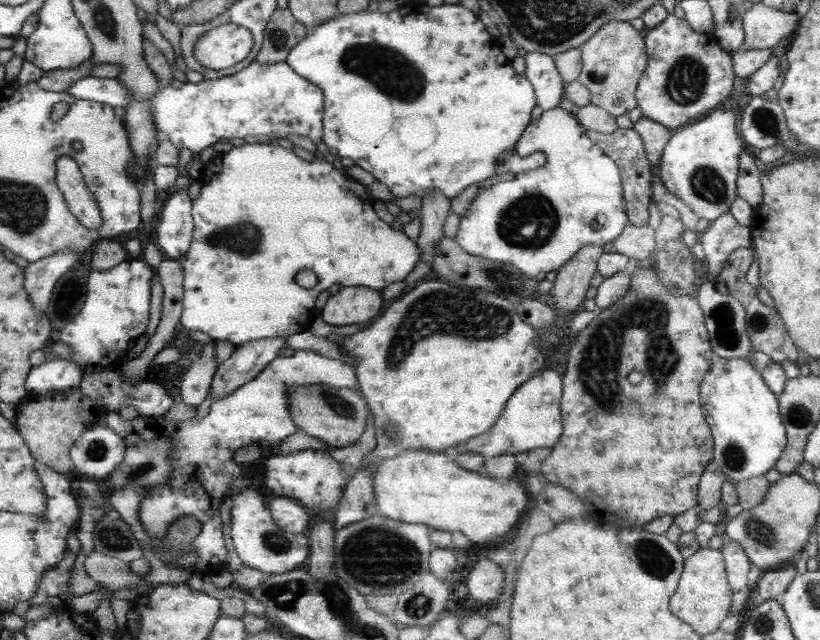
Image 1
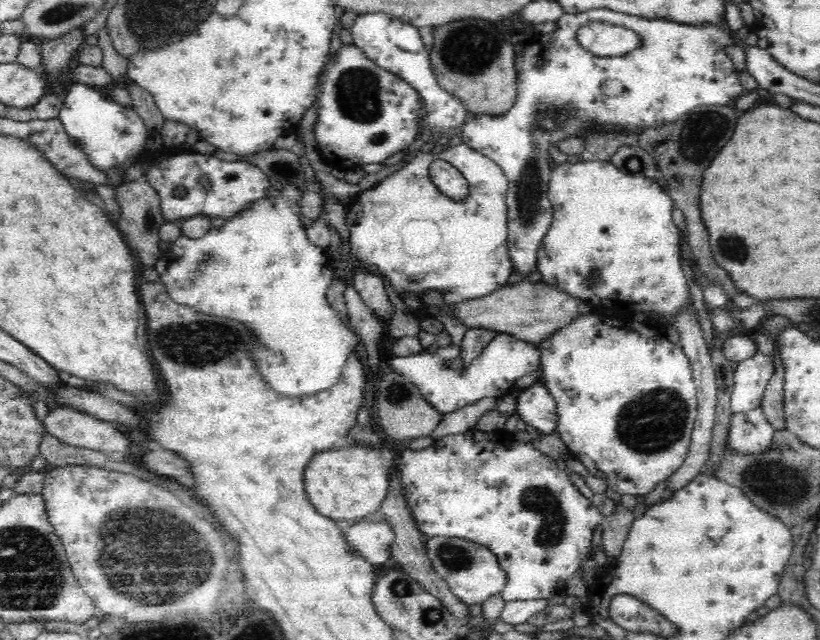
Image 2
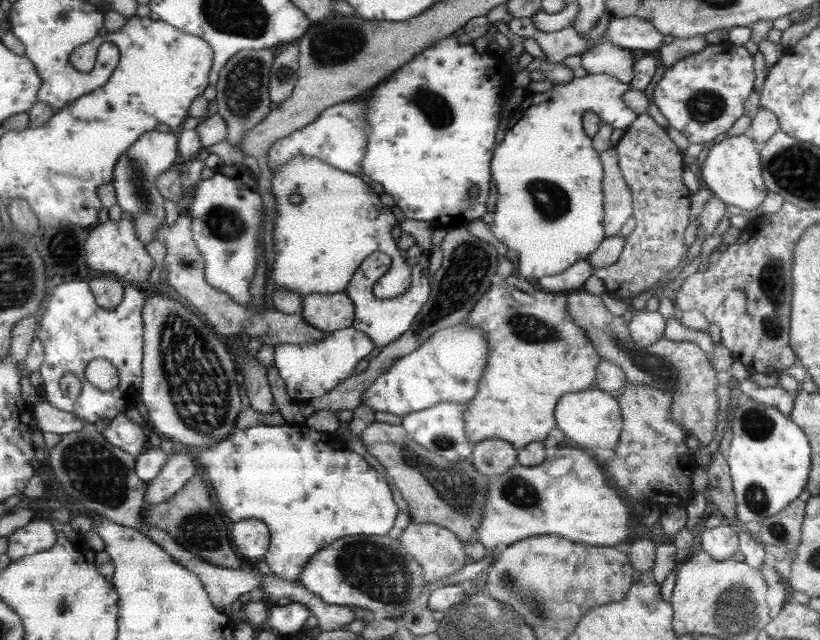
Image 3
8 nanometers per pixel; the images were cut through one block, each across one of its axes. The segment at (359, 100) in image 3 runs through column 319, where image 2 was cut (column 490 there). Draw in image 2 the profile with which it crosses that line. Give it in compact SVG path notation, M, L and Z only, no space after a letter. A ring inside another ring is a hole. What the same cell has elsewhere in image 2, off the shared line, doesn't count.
M608 9L586 10L586 12L564 13L556 22L557 29L547 37L534 33L522 52L515 54L517 95L515 103L506 114L472 115L463 124L462 142L470 148L492 159L509 180L507 194L508 239L514 272L520 276L537 270L538 250L553 224L553 207L548 197L550 155L548 148L570 137L582 137L590 128L646 130L680 118L702 104L726 106L732 100L741 100L744 89L738 77L739 71L726 55L726 46L735 44L733 36L723 26L713 24L682 24L671 20L648 19L632 14L622 14ZM590 22L610 23L633 30L640 36L644 46L635 48L622 56L596 56L584 50L576 40L576 32Z

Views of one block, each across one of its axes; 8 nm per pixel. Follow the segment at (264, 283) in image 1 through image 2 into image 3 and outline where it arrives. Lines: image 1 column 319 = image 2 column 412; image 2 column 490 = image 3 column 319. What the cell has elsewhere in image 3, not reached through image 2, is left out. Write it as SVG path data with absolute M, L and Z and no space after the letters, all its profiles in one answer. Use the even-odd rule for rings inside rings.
M303 154L295 156L295 158L293 158L292 160L285 162L283 166L271 168L271 171L274 175L274 177L272 178L272 190L276 204L276 217L274 218L274 229L272 229L272 236L269 237L271 239L272 246L274 246L274 252L272 255L268 256L268 297L273 290L277 291L278 286L286 288L286 292L298 292L302 300L307 294L312 293L344 293L344 289L346 288L346 286L348 286L348 283L356 273L356 270L364 263L364 260L366 260L366 258L370 256L370 254L374 254L373 252L376 251L382 251L384 254L390 257L392 266L389 275L380 277L373 284L373 293L375 294L375 296L382 301L386 300L387 298L396 298L397 296L404 294L404 292L408 290L408 287L411 283L410 266L408 266L407 261L401 256L400 248L397 246L397 241L392 237L392 230L394 226L396 224L400 224L400 222L397 220L396 216L394 216L391 208L388 208L388 206L384 206L384 204L382 204L379 195L374 193L372 187L362 181L362 177L354 176L353 174L348 174L347 172L342 172L342 170L338 170L337 168L326 164L325 162L322 162L319 158L314 158L313 156L303 156ZM292 194L300 194L300 196L302 196L302 203L300 203L299 205L293 205L292 202L290 202L290 195Z

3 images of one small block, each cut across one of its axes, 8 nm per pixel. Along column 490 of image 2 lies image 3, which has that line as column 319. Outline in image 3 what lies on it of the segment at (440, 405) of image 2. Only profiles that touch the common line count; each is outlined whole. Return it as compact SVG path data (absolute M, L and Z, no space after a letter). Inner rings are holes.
M349 327L328 333L322 342L275 345L275 366L284 379L288 396L298 402L310 402L313 398L324 396L339 382L352 376L358 362L370 356L375 347L366 334Z

